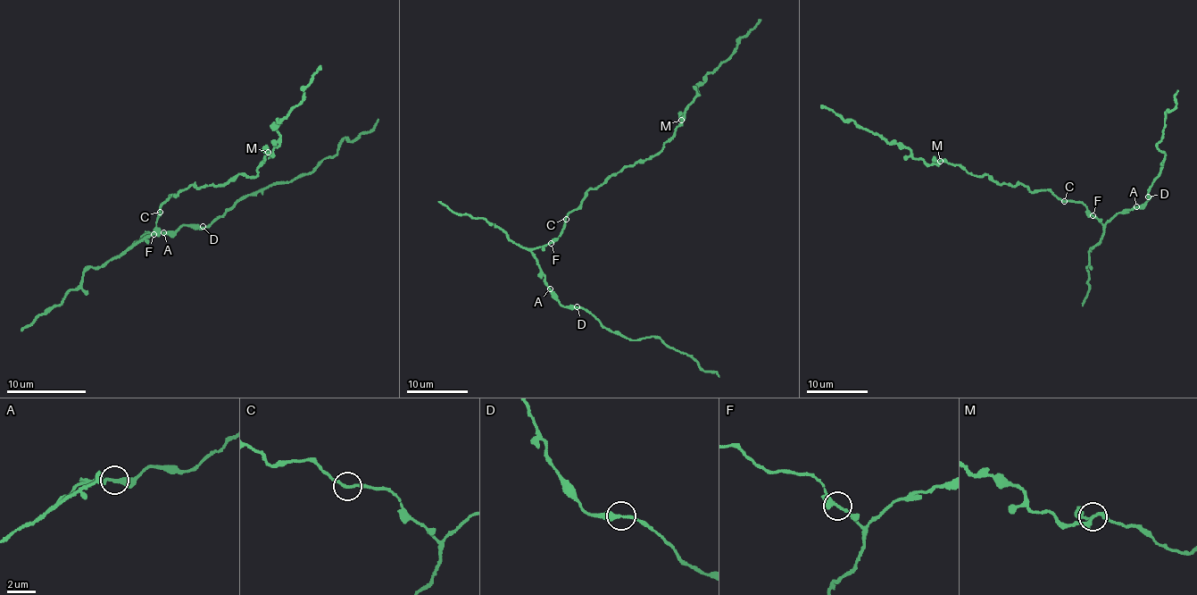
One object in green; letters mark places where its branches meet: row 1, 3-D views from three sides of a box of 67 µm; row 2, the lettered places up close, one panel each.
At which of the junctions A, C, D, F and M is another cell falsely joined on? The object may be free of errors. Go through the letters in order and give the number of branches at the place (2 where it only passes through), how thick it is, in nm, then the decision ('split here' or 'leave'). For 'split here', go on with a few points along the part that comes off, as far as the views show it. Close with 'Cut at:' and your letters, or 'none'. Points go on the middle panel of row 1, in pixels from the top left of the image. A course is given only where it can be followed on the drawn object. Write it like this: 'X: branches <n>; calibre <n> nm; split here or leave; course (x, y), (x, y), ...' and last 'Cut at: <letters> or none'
A: branches 2; calibre 240 nm; leave
C: branches 2; calibre 170 nm; leave
D: branches 2; calibre 300 nm; leave
F: branches 3; calibre 260 nm; leave
M: branches 3; calibre 240 nm; leave
Cut at: none

